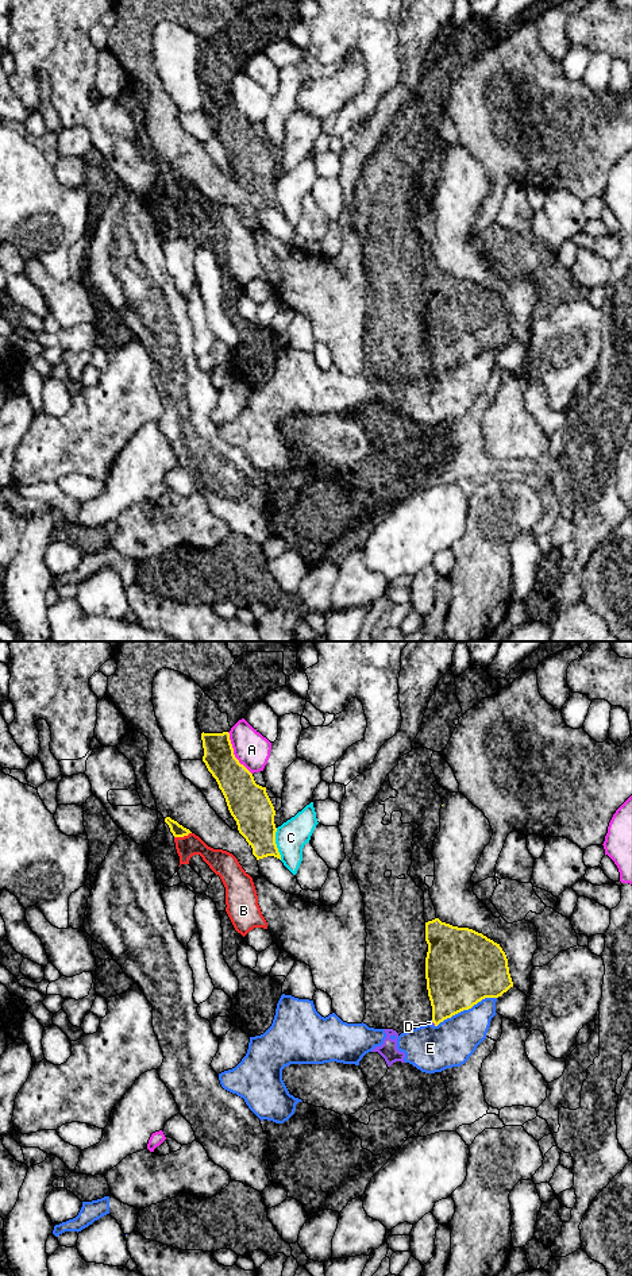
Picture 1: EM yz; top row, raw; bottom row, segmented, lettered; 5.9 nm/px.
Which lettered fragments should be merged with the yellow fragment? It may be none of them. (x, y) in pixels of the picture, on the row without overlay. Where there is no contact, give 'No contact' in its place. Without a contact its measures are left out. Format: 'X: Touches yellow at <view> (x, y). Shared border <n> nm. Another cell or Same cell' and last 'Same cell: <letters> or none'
A: Touches yellow at yz (232, 105). Shared border 300 nm. Another cell
B: Touches yellow at yz (182, 188). Shared border 110 nm. Another cell
C: Touches yellow at yz (276, 196). Shared border 190 nm. Another cell
D: Touches yellow at yz (434, 374). Shared border 40 nm. Another cell
E: Touches yellow at yz (465, 361). Shared border 400 nm. Another cell
Same cell: none

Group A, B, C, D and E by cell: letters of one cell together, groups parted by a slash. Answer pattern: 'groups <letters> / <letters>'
groups A / B / C / D / E

